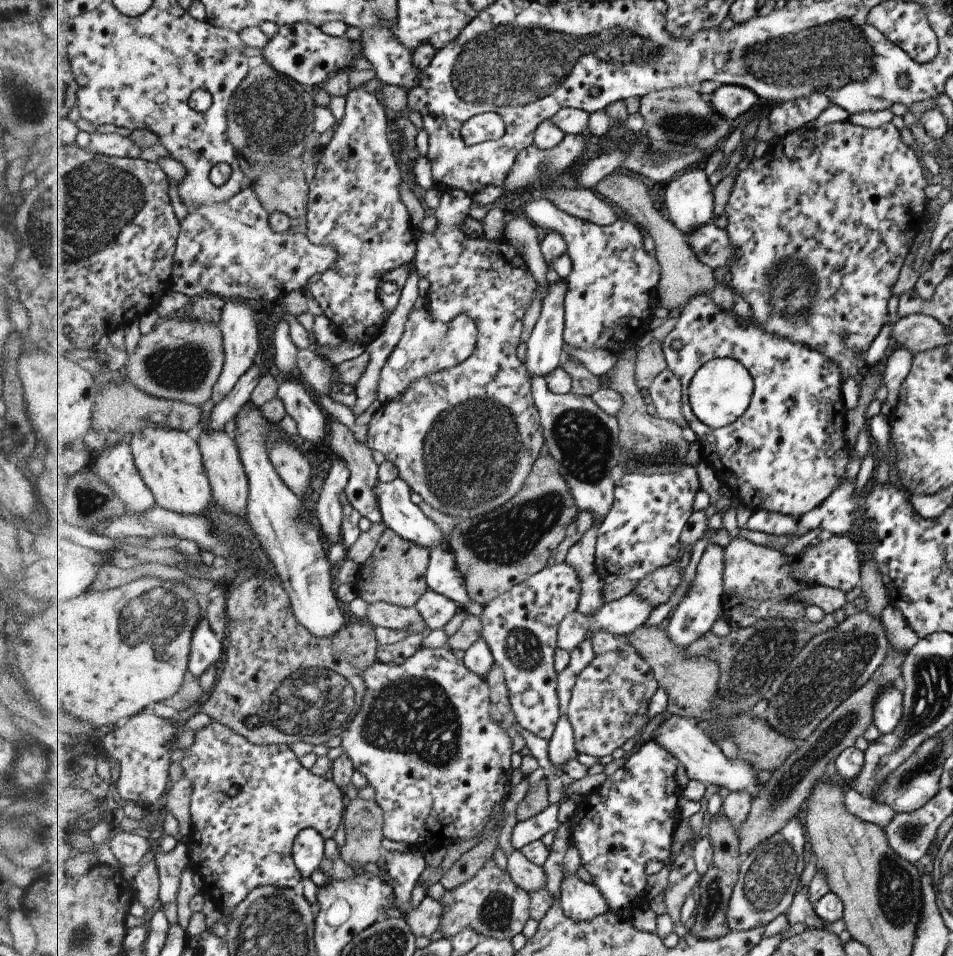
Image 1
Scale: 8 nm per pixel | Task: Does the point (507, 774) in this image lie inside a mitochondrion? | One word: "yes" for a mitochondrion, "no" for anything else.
no

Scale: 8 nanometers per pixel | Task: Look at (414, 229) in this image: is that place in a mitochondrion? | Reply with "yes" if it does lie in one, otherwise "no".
no

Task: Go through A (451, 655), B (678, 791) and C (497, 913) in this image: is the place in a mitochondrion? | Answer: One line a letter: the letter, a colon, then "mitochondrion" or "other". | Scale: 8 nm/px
A: other
B: other
C: mitochondrion

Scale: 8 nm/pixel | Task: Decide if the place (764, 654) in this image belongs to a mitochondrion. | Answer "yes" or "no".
yes

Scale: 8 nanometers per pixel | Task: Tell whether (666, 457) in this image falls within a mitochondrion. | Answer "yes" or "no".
yes

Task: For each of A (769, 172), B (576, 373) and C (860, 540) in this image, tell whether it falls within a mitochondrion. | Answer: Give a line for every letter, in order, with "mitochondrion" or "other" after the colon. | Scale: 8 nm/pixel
A: other
B: other
C: other

